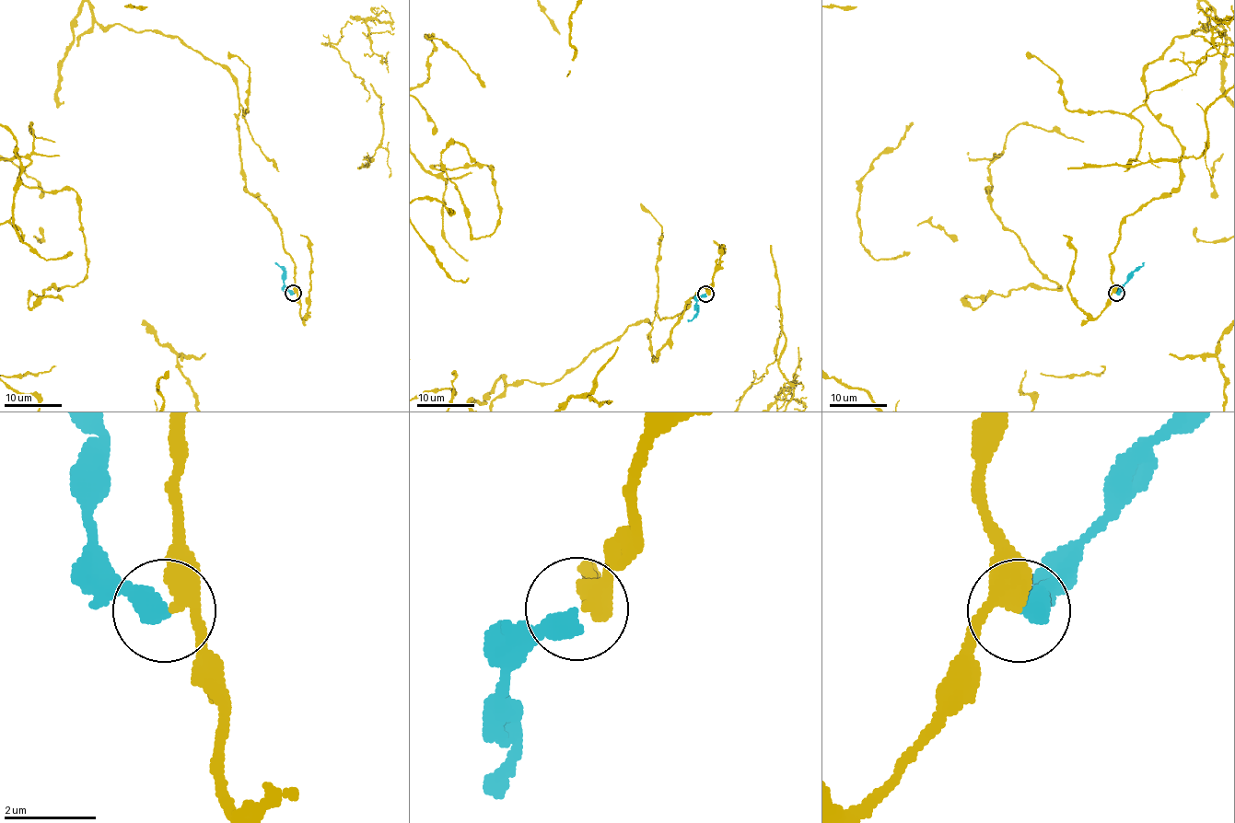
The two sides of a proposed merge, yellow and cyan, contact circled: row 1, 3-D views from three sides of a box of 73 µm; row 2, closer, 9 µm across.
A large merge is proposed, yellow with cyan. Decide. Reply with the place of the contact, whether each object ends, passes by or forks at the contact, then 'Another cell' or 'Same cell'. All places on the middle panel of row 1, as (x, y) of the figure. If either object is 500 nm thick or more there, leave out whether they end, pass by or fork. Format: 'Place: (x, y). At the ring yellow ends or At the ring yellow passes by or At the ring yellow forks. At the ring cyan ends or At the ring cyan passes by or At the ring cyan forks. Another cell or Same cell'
Place: (705, 294). At the ring yellow passes by. At the ring cyan ends. Same cell

